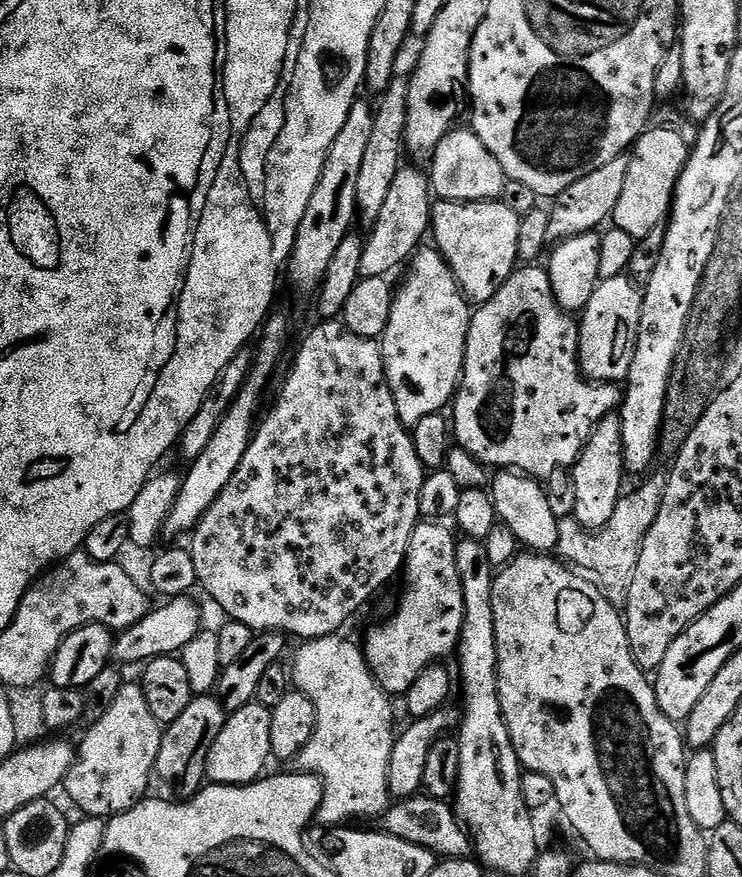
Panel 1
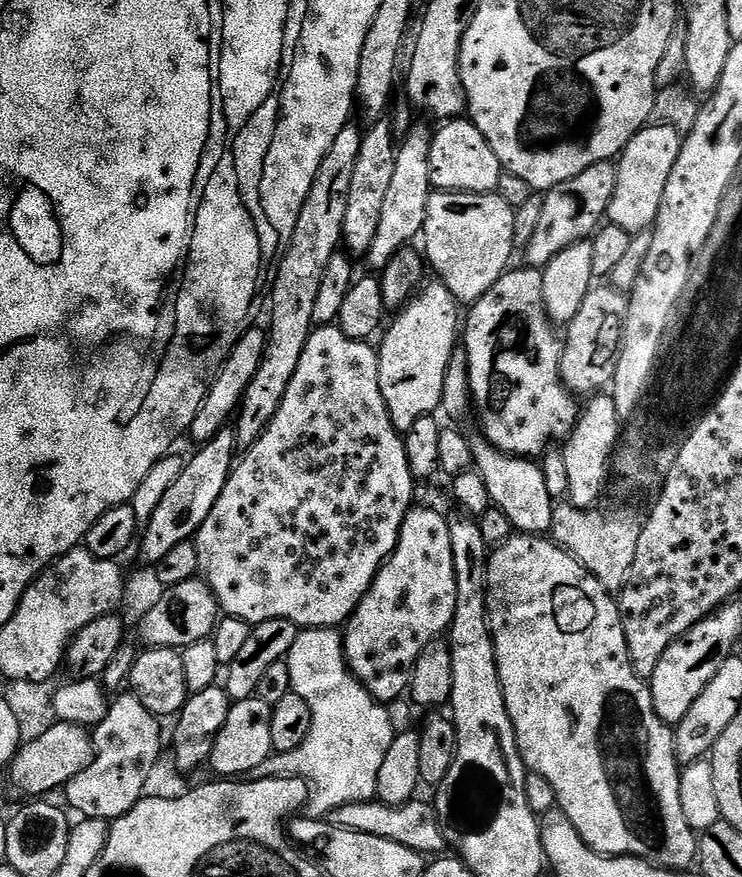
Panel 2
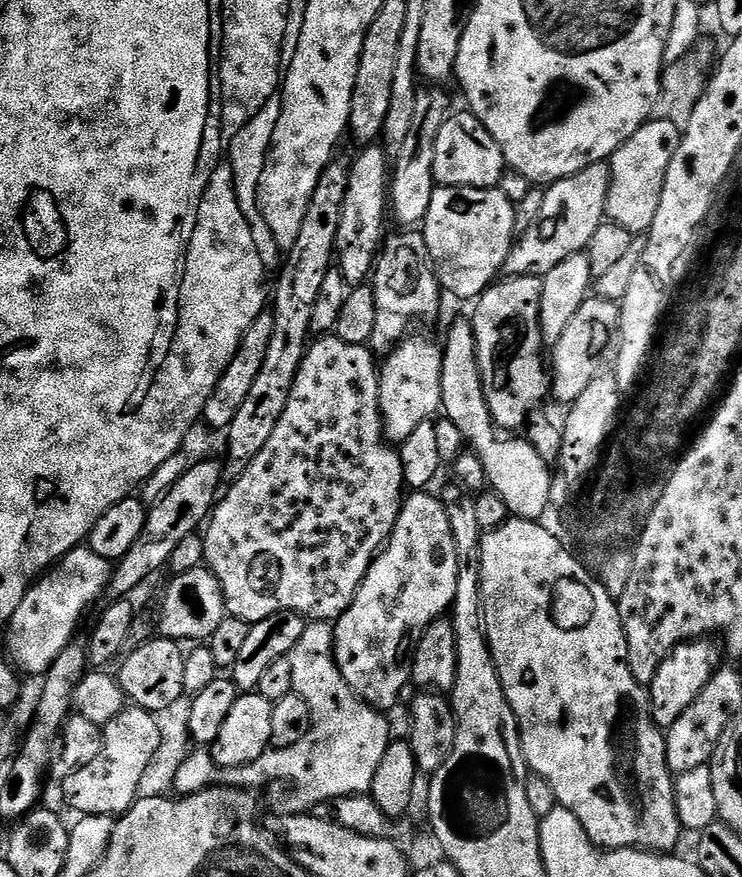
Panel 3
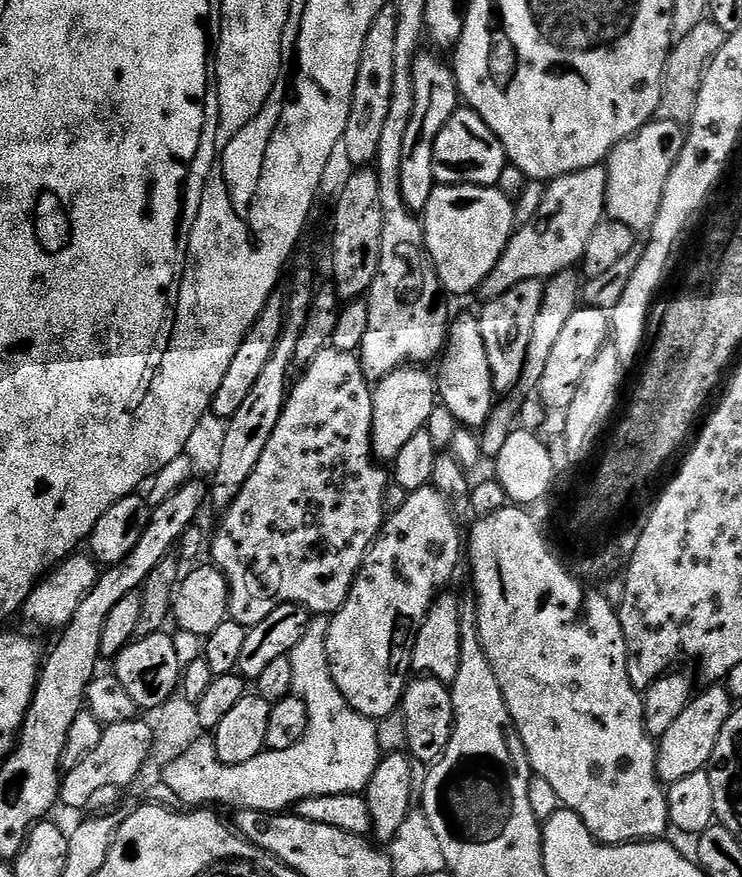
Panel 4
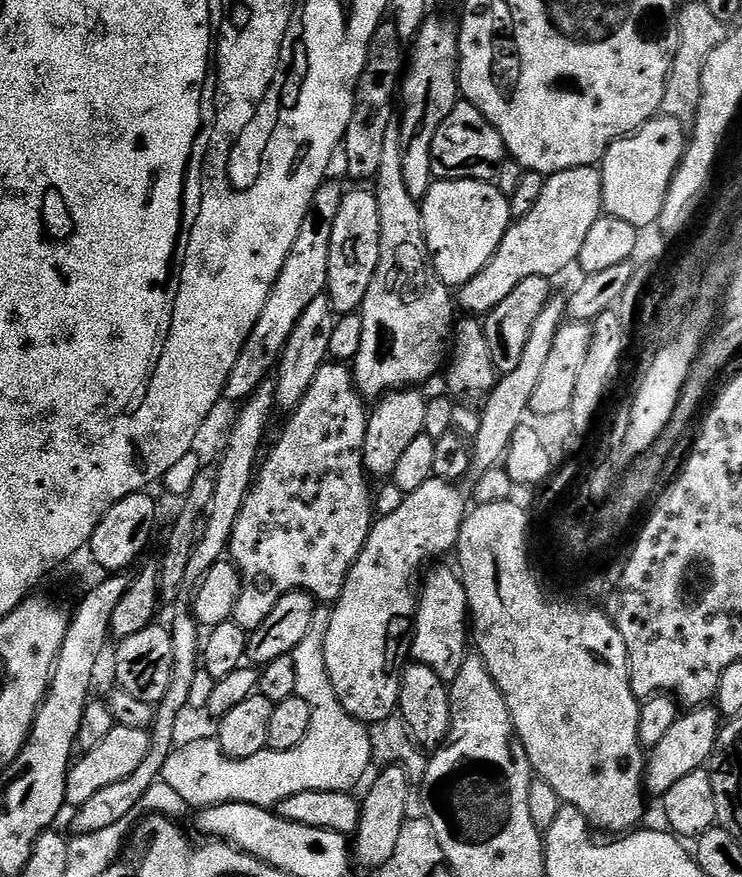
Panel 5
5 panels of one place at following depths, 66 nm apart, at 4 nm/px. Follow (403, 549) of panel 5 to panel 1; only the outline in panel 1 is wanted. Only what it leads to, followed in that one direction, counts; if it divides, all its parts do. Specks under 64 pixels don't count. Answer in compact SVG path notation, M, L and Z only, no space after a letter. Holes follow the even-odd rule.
M425 519L416 525L410 542L408 553L402 567L404 593L396 604L396 613L389 620L376 624L362 640L364 657L382 690L389 697L402 696L414 686L414 678L422 674L429 665L443 661L443 656L451 657L455 653L462 634L462 618L464 603L462 602L462 578L458 578L458 558L456 557L457 537L447 528L448 524L435 519Z

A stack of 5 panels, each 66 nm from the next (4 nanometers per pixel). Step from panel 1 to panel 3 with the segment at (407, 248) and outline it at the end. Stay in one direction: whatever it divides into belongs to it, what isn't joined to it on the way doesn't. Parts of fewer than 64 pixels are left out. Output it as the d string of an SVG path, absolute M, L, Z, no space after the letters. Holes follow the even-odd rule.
M424 86L417 91L417 102L414 109L414 123L406 142L402 142L399 152L394 156L394 167L390 172L390 212L400 226L420 226L430 210L430 198L438 185L432 178L434 170L434 142L438 130L442 130L445 120L450 115L448 96L440 86Z

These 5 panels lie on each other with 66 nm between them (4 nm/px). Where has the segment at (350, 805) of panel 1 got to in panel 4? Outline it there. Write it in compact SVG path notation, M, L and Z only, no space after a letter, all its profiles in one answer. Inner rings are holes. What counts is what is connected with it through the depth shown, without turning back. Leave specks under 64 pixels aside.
M313 615L309 619L306 634L302 634L302 642L298 642L298 646L294 646L294 650L288 653L290 666L294 669L292 691L302 702L306 702L308 711L308 725L306 734L302 734L302 742L290 746L290 750L262 751L258 754L258 758L250 758L250 762L224 764L222 758L218 758L218 750L214 746L212 736L201 734L192 746L187 747L170 766L166 766L164 772L163 787L165 789L168 787L184 803L184 806L225 804L226 807L232 808L231 810L249 808L255 812L280 814L291 809L299 800L326 794L363 793L364 789L368 787L382 755L377 721L358 714L358 710L354 710L354 706L350 706L346 702L346 698L342 698L342 690L338 690L338 686L330 674L326 654L328 621L327 615Z

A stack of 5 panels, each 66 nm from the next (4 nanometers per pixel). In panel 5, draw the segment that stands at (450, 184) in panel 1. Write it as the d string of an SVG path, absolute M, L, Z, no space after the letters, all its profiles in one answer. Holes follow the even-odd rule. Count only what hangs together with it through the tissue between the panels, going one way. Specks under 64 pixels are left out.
M458 102L446 122L438 126L434 142L430 146L433 177L441 180L486 180L495 181L500 163L506 158L504 139L490 126L490 122L470 103Z

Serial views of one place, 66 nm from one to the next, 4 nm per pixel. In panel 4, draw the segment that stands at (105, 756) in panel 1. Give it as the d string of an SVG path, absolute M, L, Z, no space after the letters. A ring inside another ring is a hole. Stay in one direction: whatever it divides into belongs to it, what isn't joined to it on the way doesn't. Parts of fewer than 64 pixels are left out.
M144 718L107 725L94 754L90 754L90 758L82 758L78 766L63 773L59 803L68 808L88 808L92 800L98 799L103 792L116 792L119 788L128 790L151 752L153 733L153 725L148 725Z

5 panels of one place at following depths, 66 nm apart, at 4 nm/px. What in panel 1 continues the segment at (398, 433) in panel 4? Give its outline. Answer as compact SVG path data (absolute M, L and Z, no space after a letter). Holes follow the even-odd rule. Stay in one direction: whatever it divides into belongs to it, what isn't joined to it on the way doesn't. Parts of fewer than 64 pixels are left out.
M436 247L417 248L406 271L408 277L395 293L390 322L379 345L381 352L384 353L384 377L390 386L390 394L394 394L394 406L398 406L398 418L405 428L411 430L418 426L418 422L422 422L422 418L443 413L453 403L464 370L464 347L468 341L472 312L468 297L454 278L446 258Z

